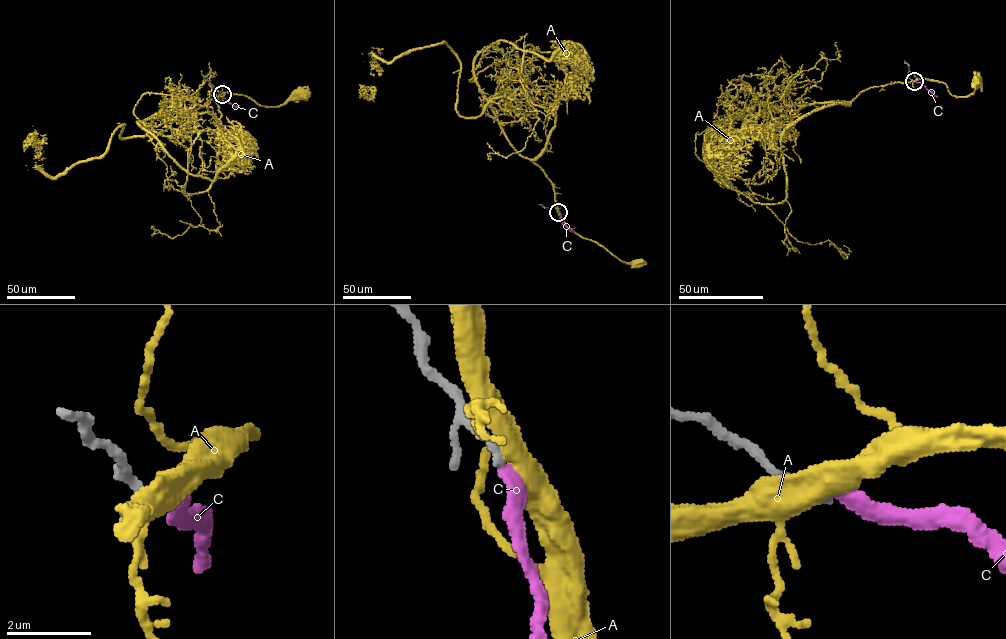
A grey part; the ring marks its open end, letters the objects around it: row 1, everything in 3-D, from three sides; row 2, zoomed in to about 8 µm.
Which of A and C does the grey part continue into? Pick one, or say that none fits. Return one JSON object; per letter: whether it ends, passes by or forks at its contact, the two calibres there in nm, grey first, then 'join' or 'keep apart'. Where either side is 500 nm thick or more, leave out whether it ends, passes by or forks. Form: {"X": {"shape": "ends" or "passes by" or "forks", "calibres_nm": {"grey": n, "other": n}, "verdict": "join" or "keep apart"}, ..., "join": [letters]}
{"A": {"calibres_nm": {"grey": 220, "other": 500}, "verdict": "keep apart"}, "C": {"shape": "ends", "calibres_nm": {"grey": 180, "other": 320}, "verdict": "keep apart"}, "join": []}

